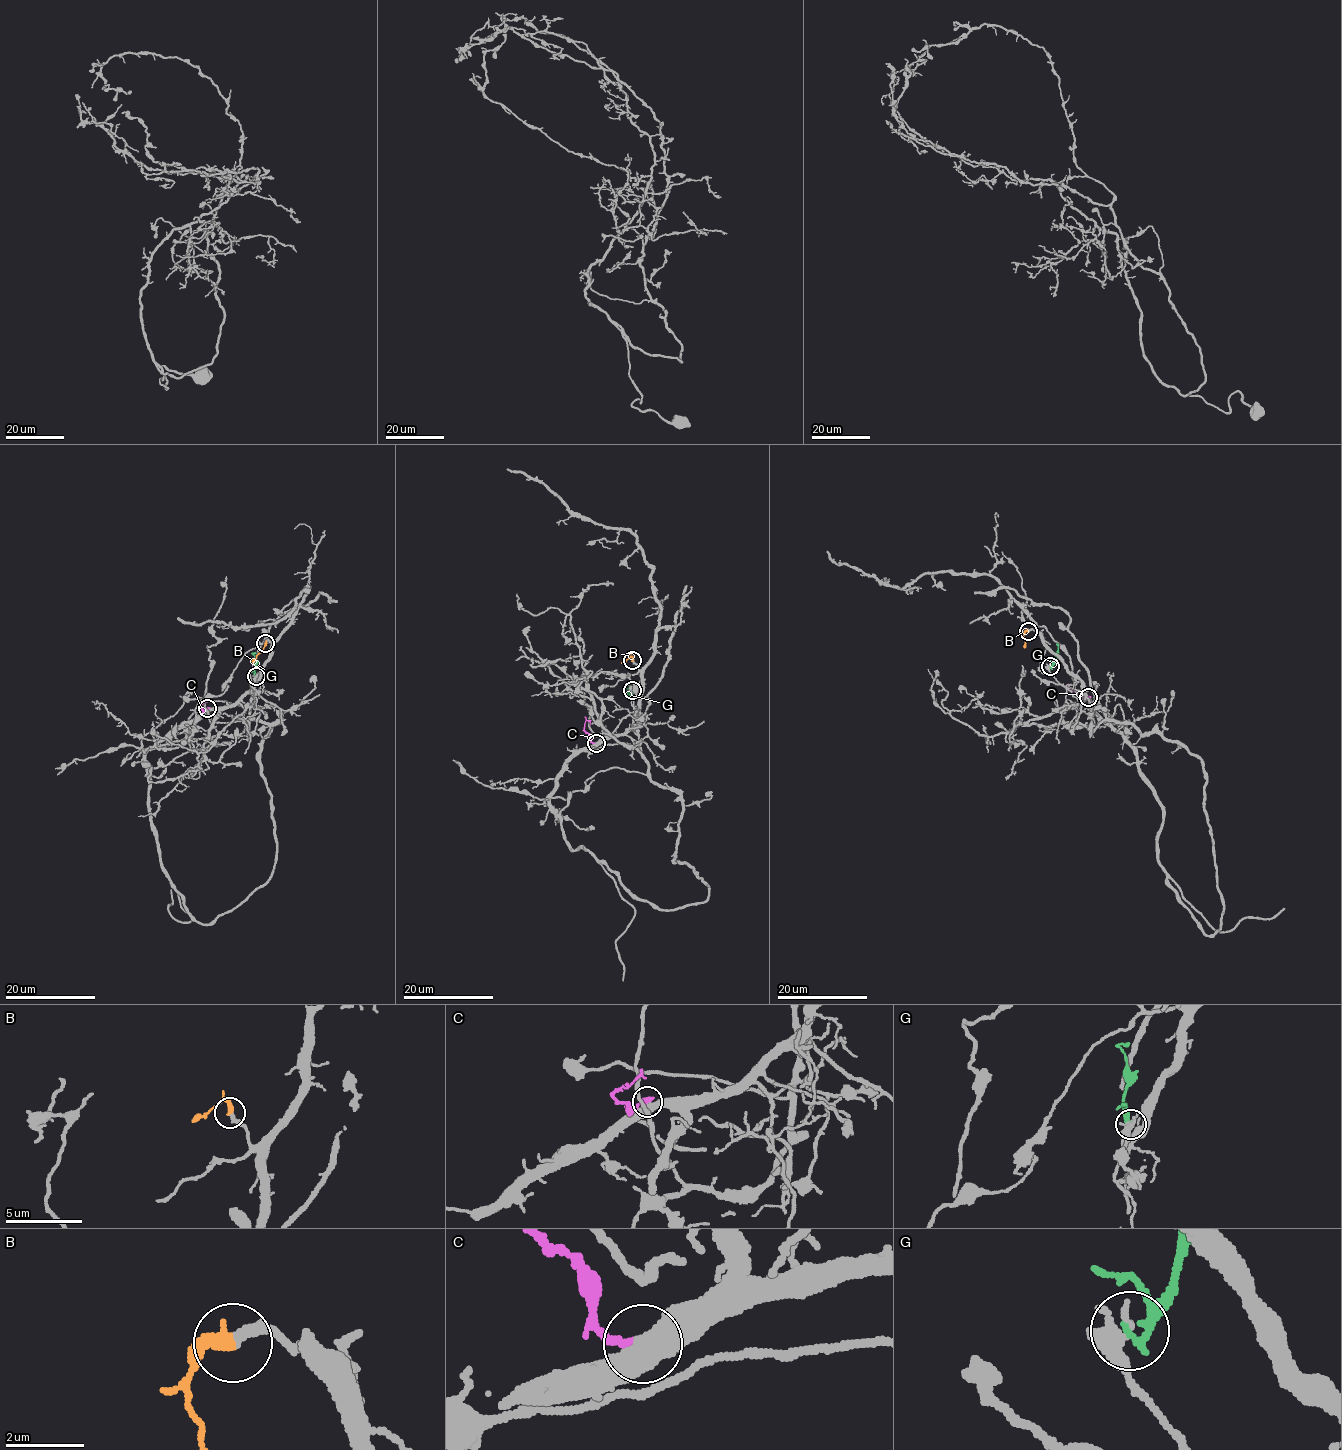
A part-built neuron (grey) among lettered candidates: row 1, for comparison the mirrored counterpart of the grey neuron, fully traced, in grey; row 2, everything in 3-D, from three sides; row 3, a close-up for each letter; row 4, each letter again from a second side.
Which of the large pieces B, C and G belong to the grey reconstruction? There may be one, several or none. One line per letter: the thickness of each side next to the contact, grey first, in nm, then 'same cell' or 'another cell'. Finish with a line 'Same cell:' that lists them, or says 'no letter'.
B: 300/360 nm | same cell
C: 550/400 nm | another cell
G: 500/200 nm | another cell
Same cell: B

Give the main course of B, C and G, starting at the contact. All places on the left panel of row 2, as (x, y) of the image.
B: (265, 642), (252, 663)
C: (207, 708), (202, 711), (198, 707), (206, 699)
G: (256, 676), (251, 652)

